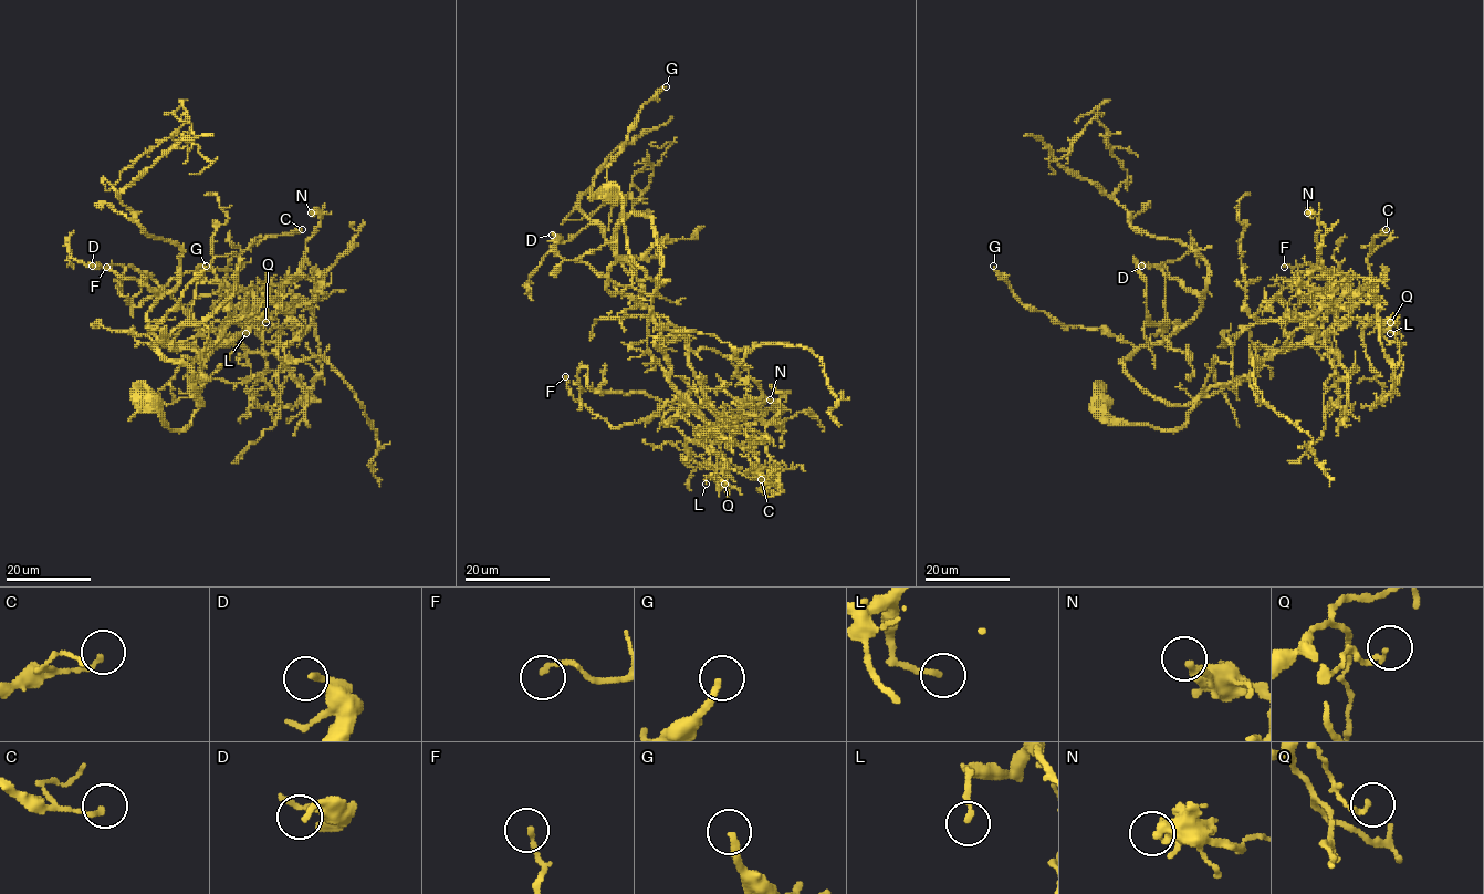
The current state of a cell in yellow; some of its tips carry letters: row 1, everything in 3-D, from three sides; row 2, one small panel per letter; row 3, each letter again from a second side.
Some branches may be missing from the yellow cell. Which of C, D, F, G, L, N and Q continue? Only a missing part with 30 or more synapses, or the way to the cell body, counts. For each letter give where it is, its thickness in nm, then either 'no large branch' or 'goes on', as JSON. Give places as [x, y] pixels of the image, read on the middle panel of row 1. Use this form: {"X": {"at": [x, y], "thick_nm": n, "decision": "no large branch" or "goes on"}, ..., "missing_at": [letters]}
{"C": {"at": [761, 479], "thick_nm": 150, "decision": "no large branch"}, "D": {"at": [552, 235], "thick_nm": 200, "decision": "no large branch"}, "F": {"at": [565, 376], "thick_nm": 170, "decision": "no large branch"}, "G": {"at": [666, 86], "thick_nm": 240, "decision": "goes on"}, "L": {"at": [706, 484], "thick_nm": 190, "decision": "goes on"}, "N": {"at": [770, 399], "thick_nm": 360, "decision": "no large branch"}, "Q": {"at": [724, 484], "thick_nm": 180, "decision": "no large branch"}, "missing_at": ["G", "L"]}

